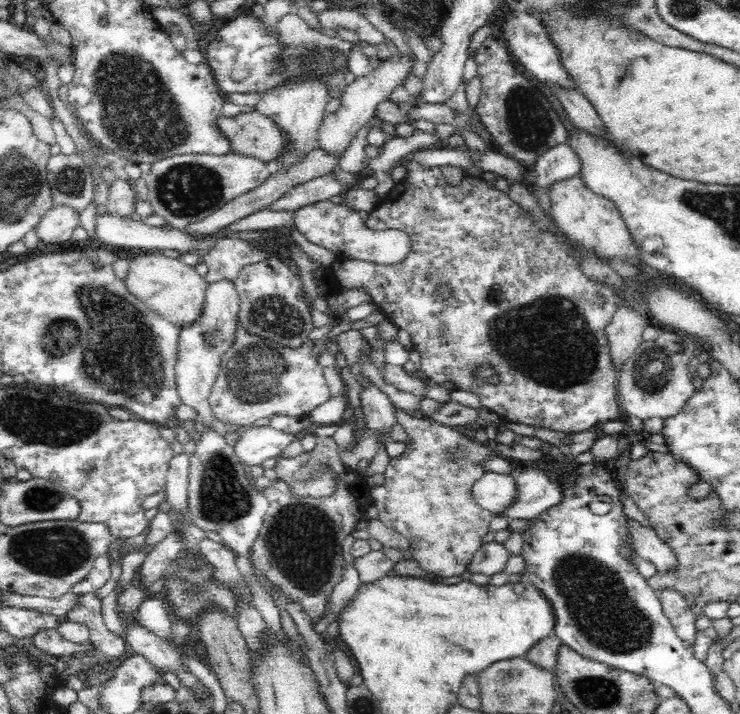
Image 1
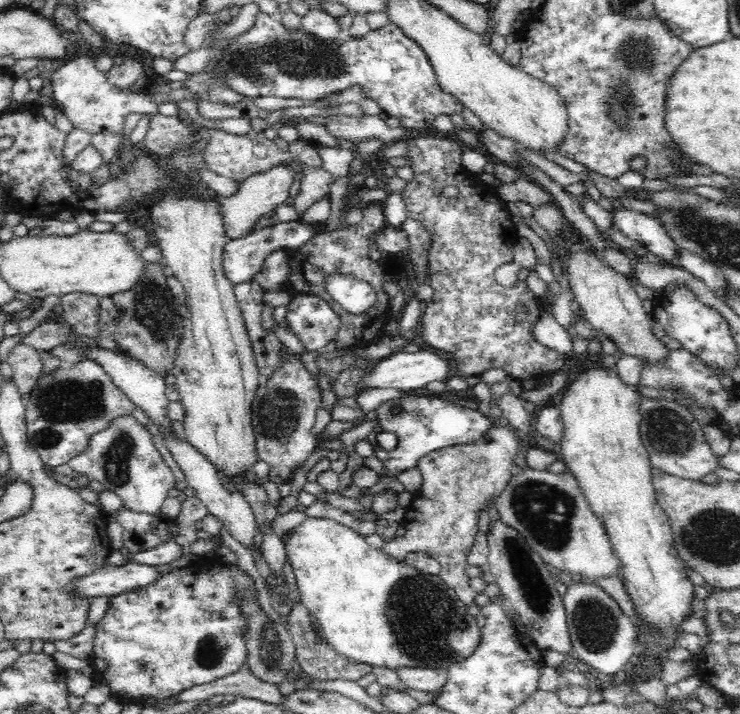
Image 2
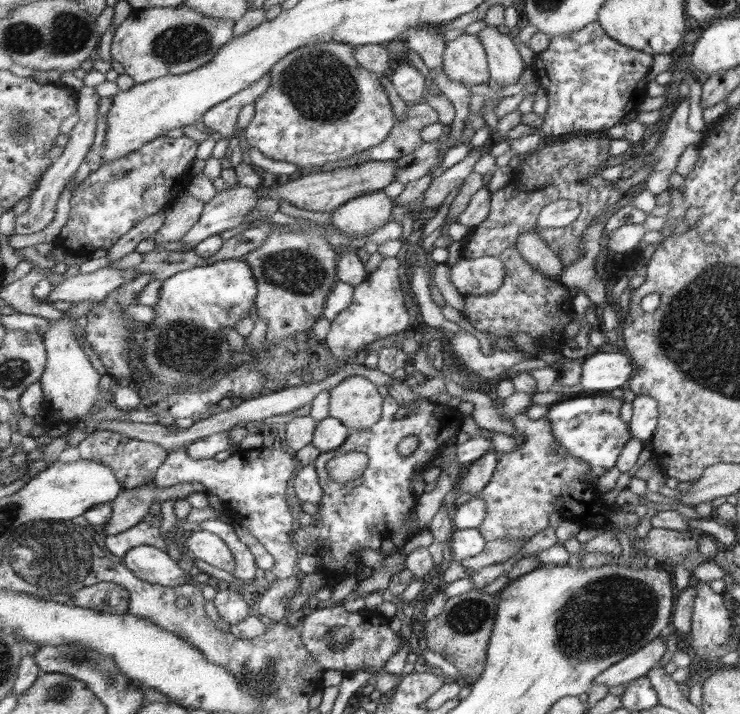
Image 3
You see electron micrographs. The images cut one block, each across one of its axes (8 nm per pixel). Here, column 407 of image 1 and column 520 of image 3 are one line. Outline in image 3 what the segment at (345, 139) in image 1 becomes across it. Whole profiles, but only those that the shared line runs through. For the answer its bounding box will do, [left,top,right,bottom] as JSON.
[477,25,527,87]

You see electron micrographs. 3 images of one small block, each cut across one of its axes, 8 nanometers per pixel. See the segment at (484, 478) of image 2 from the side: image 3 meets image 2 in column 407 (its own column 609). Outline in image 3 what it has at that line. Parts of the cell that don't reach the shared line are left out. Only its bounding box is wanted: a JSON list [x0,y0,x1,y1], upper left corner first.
[477,413,640,556]

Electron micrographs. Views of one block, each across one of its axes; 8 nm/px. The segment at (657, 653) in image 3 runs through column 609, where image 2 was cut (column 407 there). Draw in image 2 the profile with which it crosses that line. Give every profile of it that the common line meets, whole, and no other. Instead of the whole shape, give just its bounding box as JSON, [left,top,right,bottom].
[397,668,449,692]

